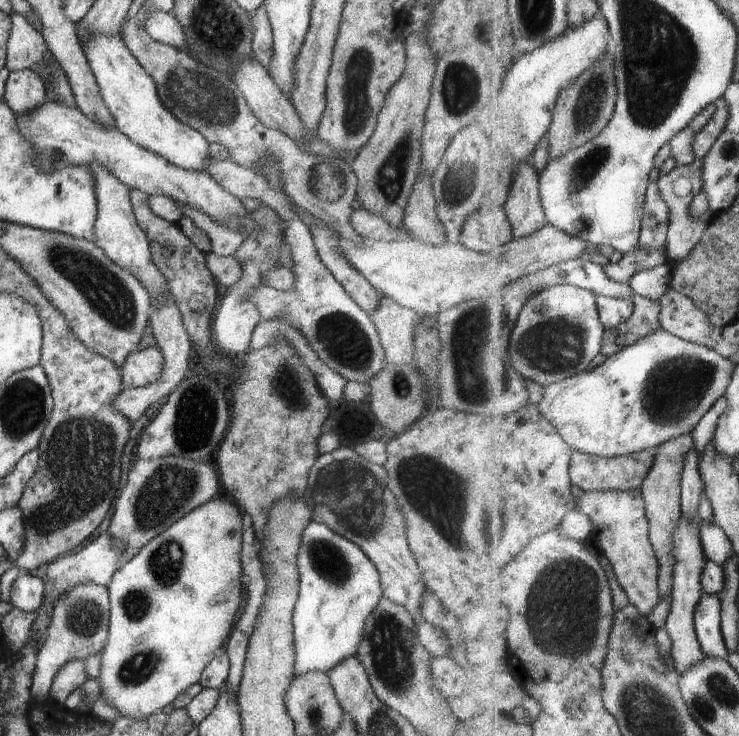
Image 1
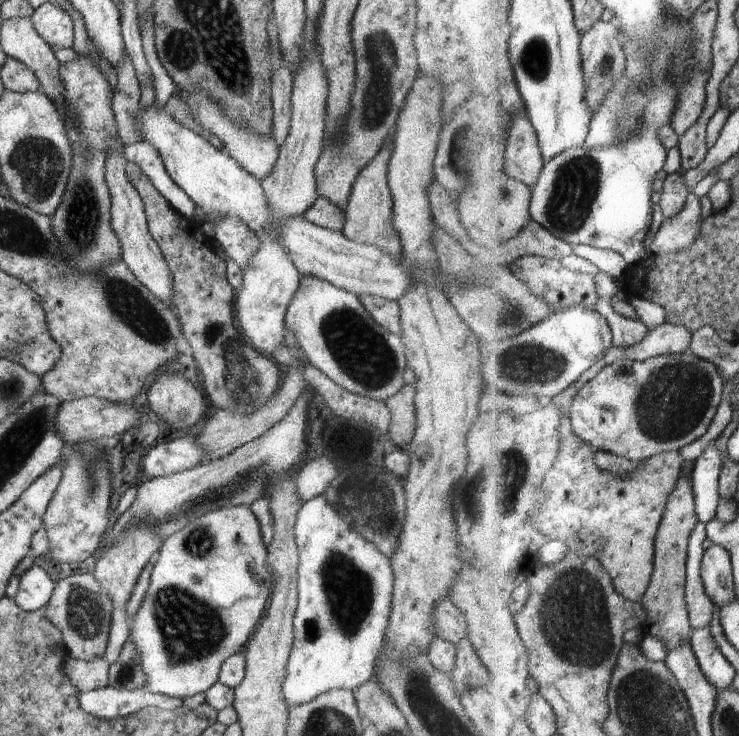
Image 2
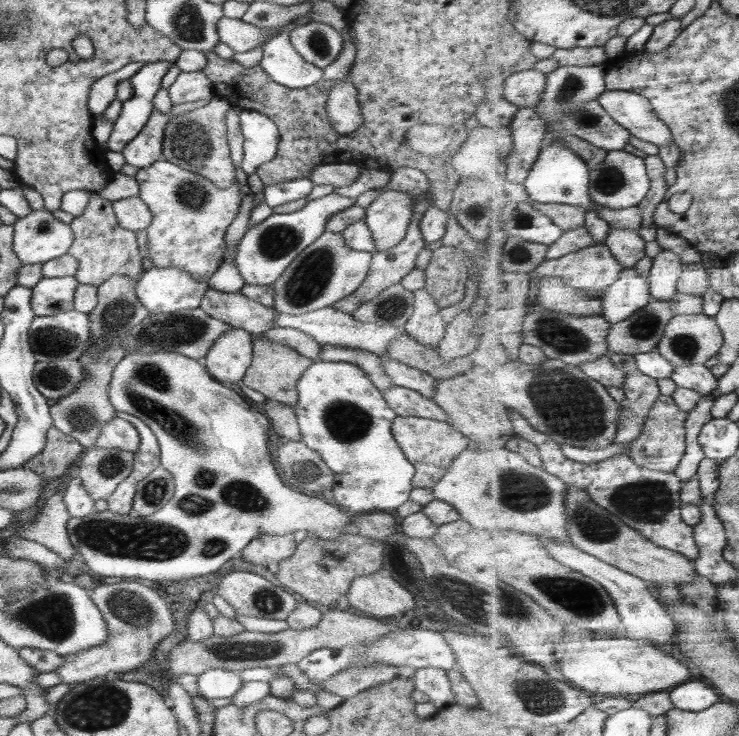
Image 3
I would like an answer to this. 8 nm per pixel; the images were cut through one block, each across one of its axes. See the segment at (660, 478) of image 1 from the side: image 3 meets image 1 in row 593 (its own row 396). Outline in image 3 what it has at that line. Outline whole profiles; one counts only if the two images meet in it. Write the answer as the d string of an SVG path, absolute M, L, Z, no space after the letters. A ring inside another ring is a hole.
M662 395L648 416L645 430L635 441L631 458L640 466L664 472L675 472L687 455L687 420L690 413L676 402L673 395Z

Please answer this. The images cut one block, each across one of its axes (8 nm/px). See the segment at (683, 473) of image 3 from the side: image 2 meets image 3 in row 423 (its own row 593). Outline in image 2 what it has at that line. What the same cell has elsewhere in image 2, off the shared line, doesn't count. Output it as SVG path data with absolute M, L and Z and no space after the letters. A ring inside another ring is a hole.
M700 522L692 534L687 564L687 599L693 628L714 624L716 603L706 592L703 560L710 543L707 523Z

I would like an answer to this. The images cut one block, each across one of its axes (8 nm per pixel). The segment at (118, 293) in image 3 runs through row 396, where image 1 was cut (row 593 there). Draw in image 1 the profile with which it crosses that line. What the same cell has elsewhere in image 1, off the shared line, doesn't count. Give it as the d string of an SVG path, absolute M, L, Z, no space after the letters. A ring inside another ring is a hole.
M80 583L61 594L53 604L48 638L37 652L32 674L30 703L50 699L51 686L56 672L67 662L86 660L97 655L105 647L109 635L109 592L106 586L96 583Z

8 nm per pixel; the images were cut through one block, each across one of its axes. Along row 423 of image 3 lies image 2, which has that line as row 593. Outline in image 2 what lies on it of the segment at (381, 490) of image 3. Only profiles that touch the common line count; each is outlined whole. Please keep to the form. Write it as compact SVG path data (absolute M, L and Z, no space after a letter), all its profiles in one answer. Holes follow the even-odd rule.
M320 495L312 498L312 500L303 502L296 519L295 536L298 546L298 556L300 556L300 566L298 566L298 604L293 618L294 642L292 642L289 660L286 664L286 680L284 680L282 686L282 696L284 696L288 712L290 712L292 706L306 704L306 702L314 700L316 696L320 696L324 692L330 692L332 688L334 690L342 689L352 692L354 688L358 688L364 682L372 679L374 677L375 661L378 658L378 654L380 654L380 648L382 648L382 642L384 642L384 634L386 634L386 628L388 628L390 606L392 606L392 590L394 588L394 575L392 568L390 568L390 560L374 544L370 544L368 540L364 540L358 532L350 530L352 524L354 524L354 516L352 514L340 516L336 510L340 510L340 508L332 506L323 495Z

